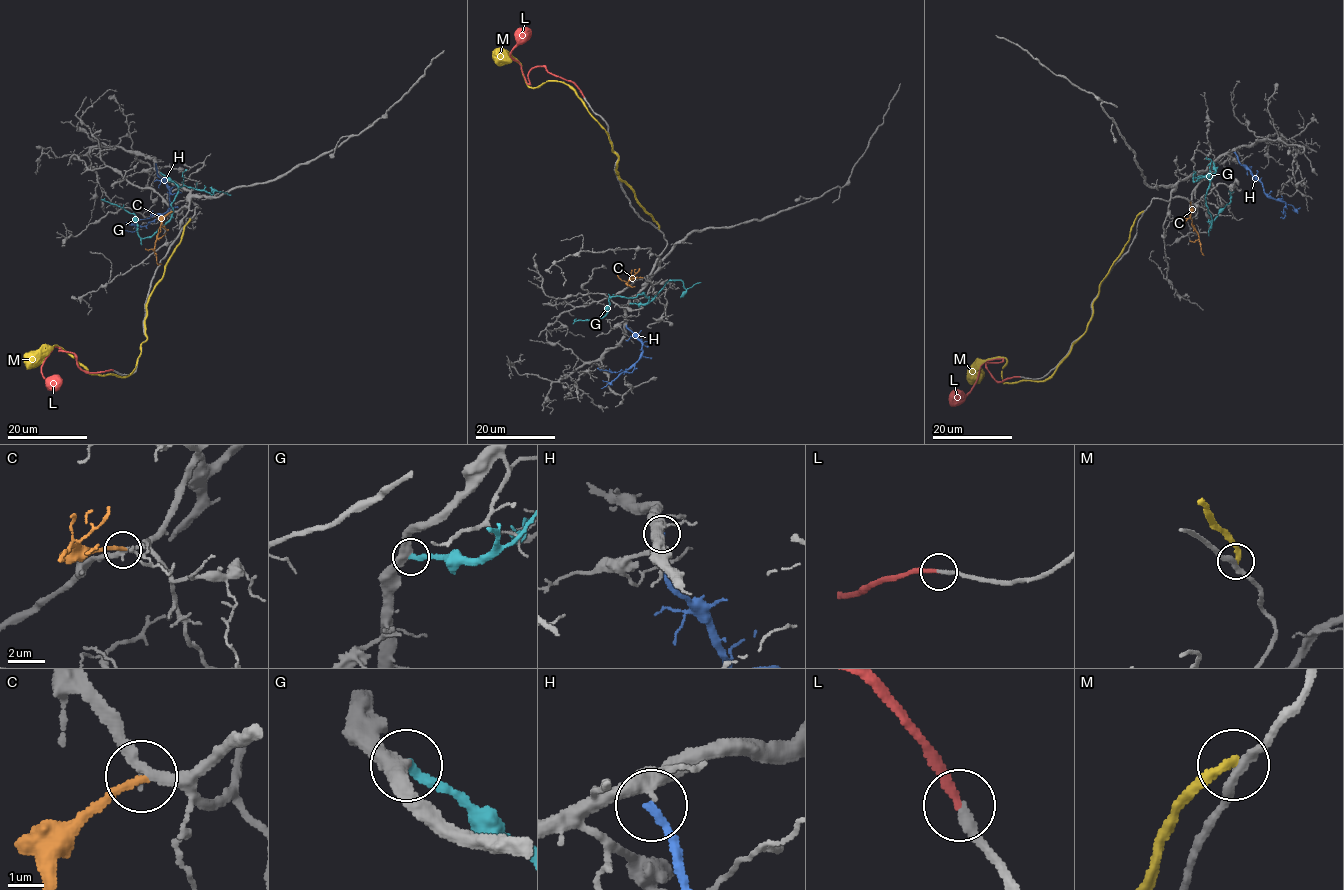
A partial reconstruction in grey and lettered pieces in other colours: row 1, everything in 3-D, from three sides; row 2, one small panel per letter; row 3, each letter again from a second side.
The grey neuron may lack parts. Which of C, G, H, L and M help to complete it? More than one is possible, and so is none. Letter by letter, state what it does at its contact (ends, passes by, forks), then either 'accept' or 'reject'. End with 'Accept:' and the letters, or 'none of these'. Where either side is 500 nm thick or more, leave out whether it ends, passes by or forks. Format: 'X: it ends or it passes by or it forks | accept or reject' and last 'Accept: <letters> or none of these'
C: it ends | reject
G: it ends | reject
H: it ends | reject
L: it ends | accept
M: it ends | reject
Accept: L

